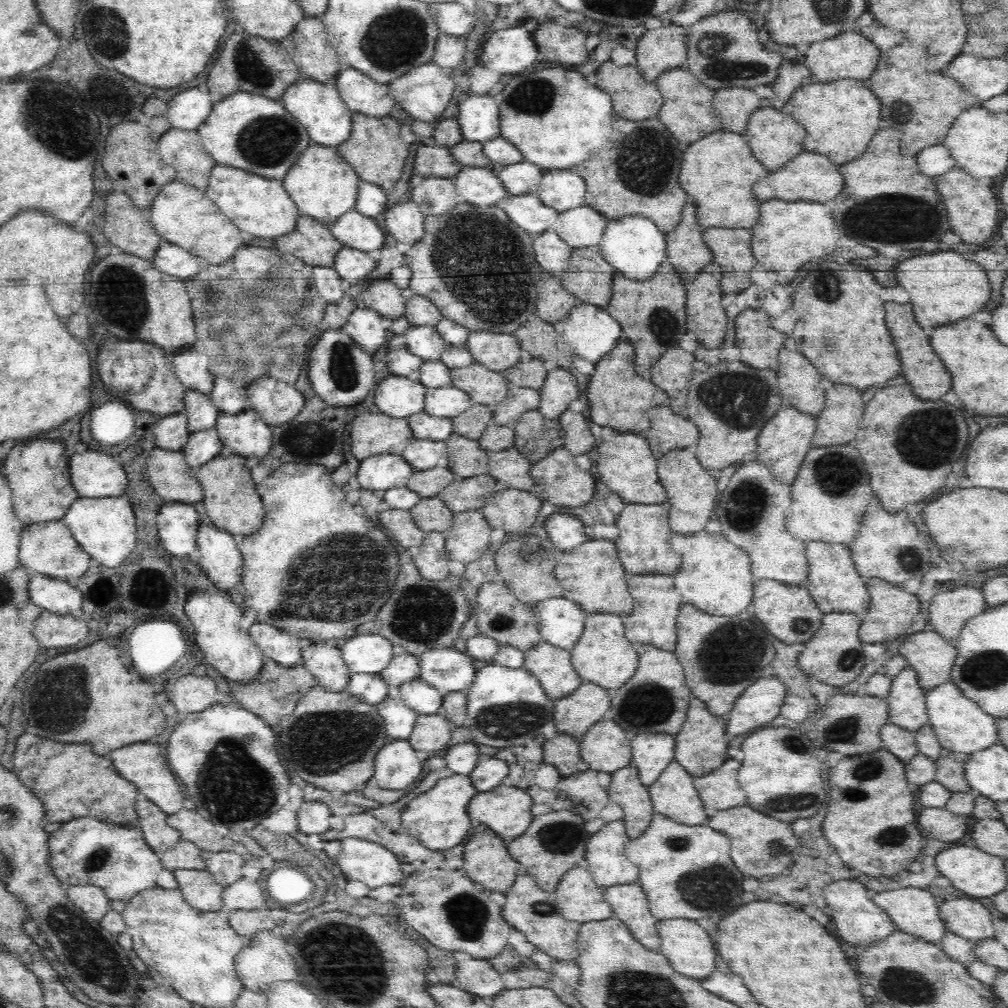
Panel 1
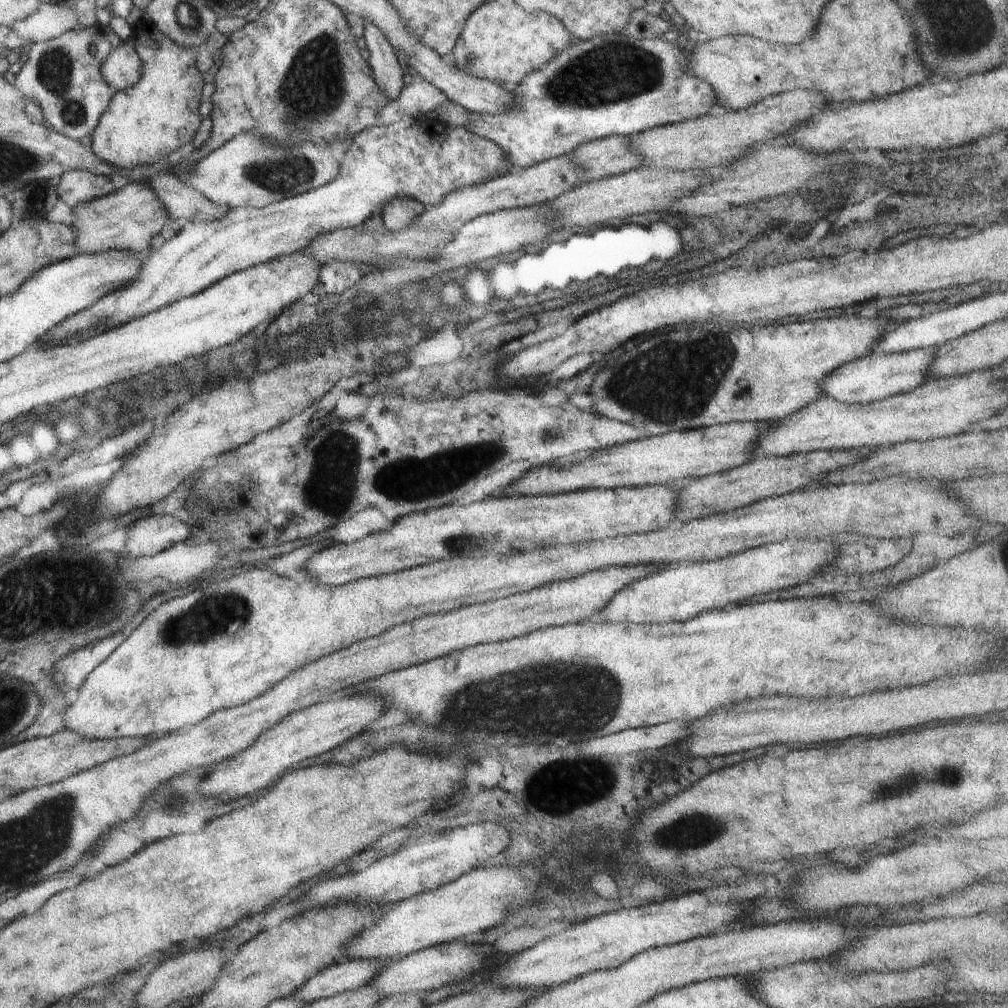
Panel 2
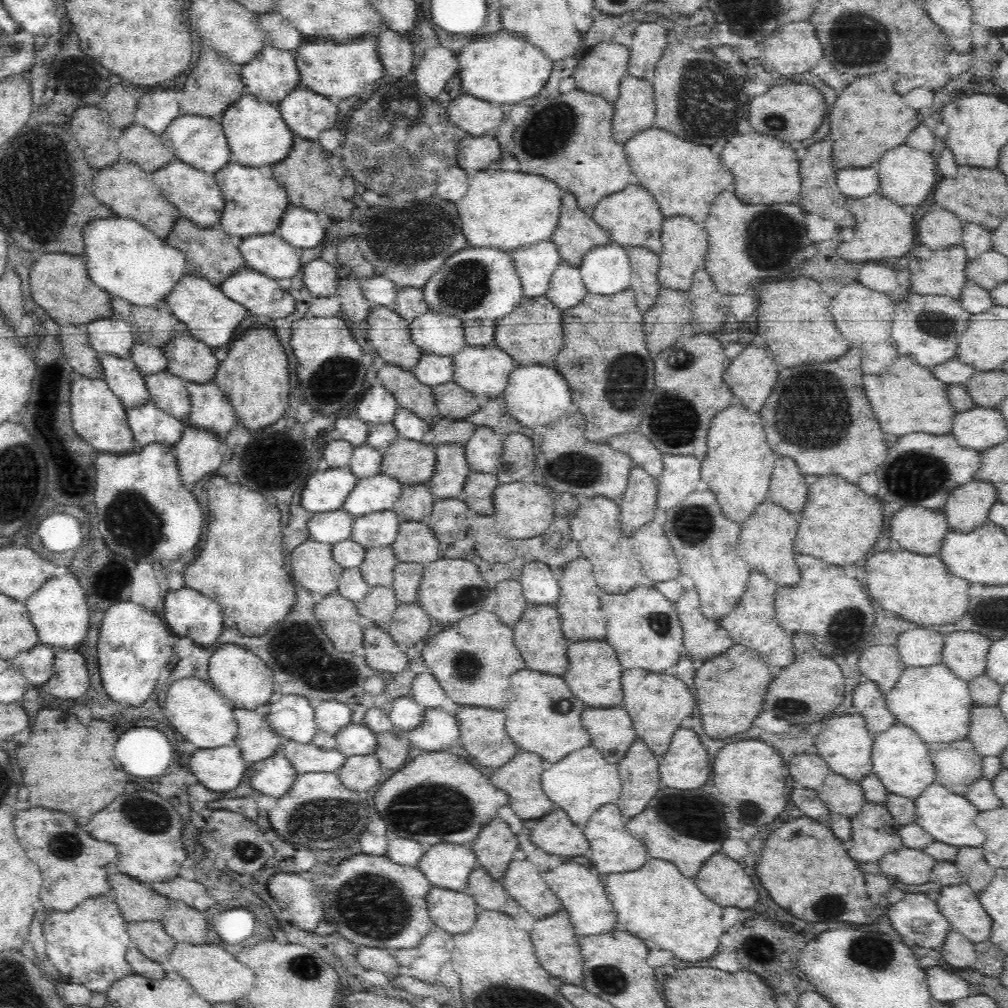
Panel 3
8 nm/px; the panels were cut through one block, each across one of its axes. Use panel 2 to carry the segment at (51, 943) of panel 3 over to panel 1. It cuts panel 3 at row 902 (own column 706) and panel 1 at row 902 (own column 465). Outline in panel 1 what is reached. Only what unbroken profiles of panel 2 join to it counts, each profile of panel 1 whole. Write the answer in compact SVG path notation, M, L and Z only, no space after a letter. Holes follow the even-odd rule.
M78 817L61 823L60 828L50 834L47 840L49 848L50 869L54 871L56 879L68 886L98 886L104 890L110 901L130 902L136 894L152 889L178 889L174 871L164 868L157 853L144 840L142 829L138 825L117 825L116 823L102 822L92 817Z

